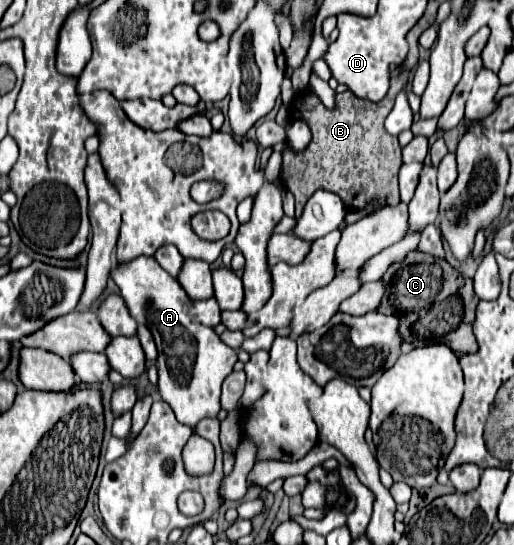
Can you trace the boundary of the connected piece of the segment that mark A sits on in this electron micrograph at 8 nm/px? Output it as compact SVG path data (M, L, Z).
M154 257L118 263L110 275L120 289L130 315L154 335L158 347L156 365L160 397L174 409L178 421L184 425L194 427L200 419L216 417L220 411L220 387L238 361L236 351L224 345L214 329L196 321L190 297Z

